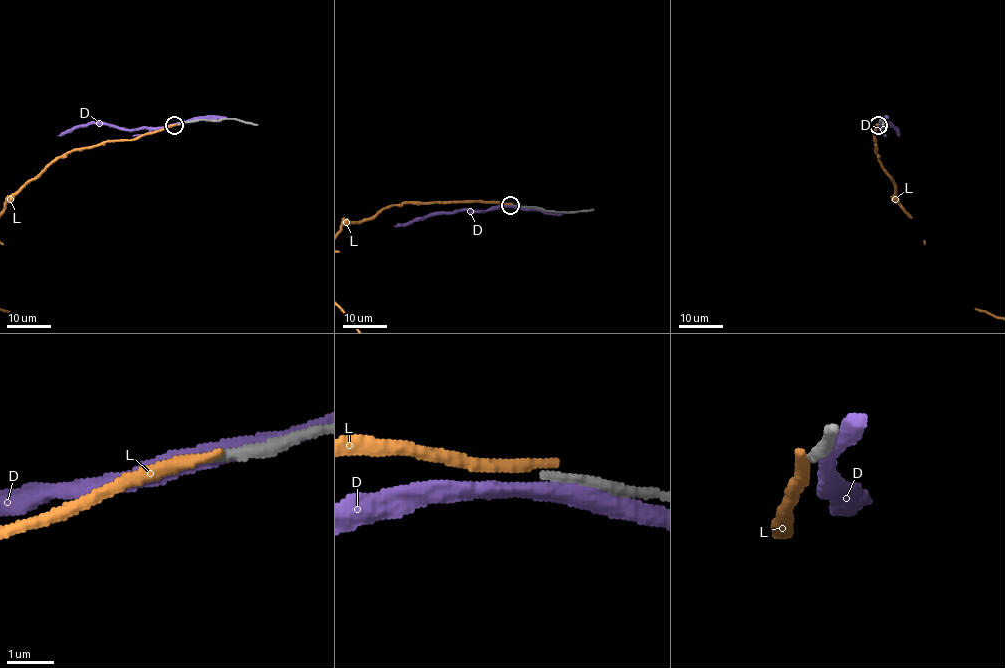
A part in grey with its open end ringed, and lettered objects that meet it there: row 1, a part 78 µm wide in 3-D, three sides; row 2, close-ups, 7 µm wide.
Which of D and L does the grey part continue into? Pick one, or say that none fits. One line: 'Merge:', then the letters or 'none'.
Merge: none

